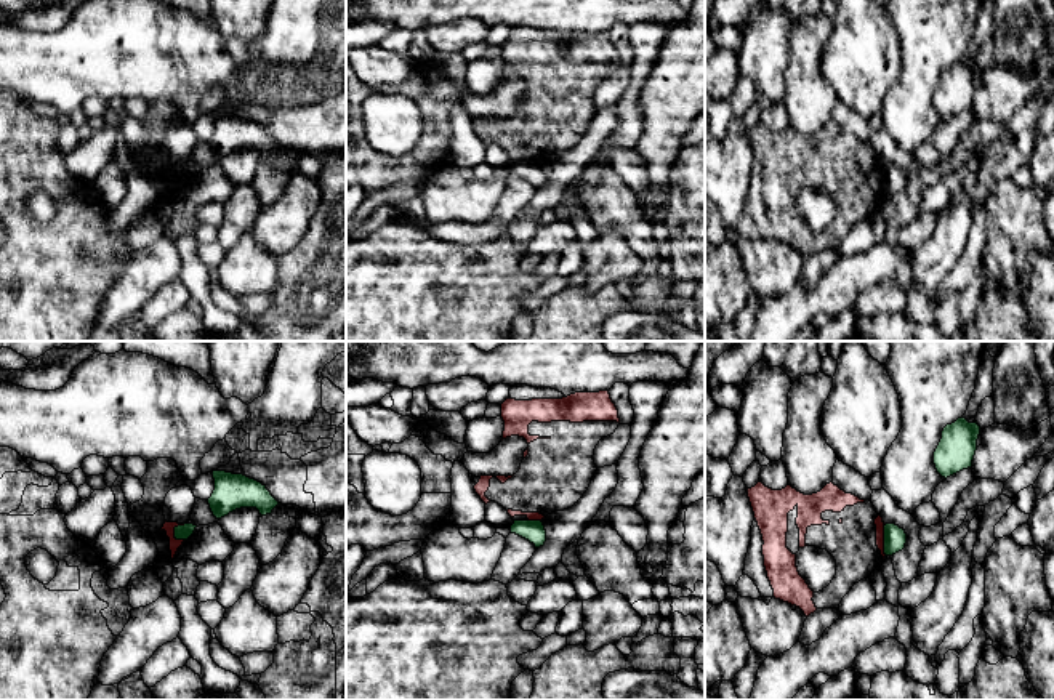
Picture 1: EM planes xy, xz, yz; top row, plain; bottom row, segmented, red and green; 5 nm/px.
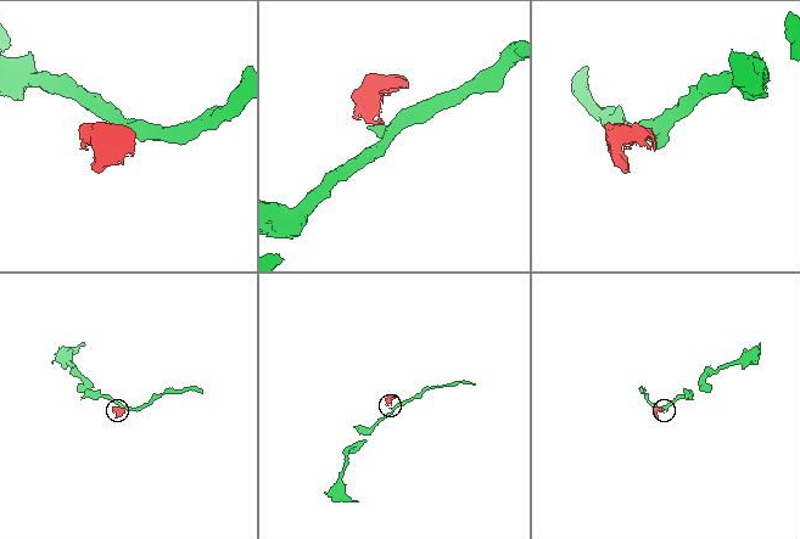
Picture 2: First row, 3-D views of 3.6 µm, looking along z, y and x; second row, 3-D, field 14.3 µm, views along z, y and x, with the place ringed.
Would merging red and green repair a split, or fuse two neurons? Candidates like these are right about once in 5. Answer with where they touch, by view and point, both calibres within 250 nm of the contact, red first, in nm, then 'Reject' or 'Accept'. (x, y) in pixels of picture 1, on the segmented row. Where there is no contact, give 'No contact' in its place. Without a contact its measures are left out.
Touches red at yz (883, 540). Thickness 50 nm (red) against 110 nm. Reject

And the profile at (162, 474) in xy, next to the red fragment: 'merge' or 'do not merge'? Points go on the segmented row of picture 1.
do not merge

